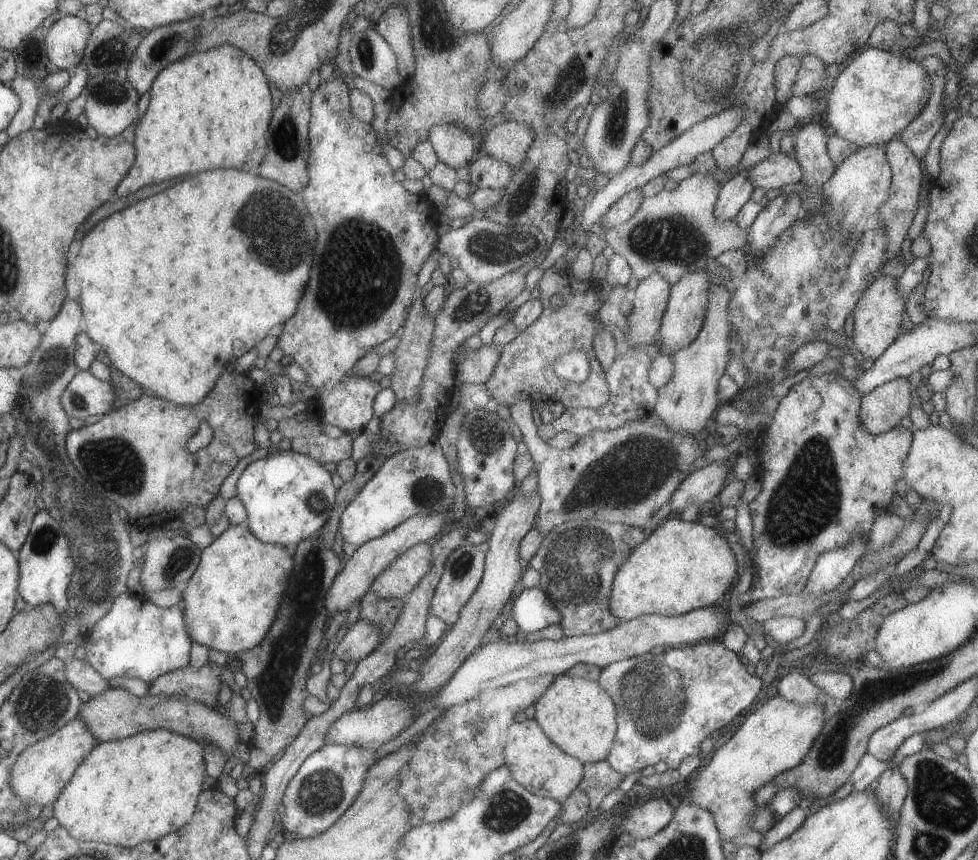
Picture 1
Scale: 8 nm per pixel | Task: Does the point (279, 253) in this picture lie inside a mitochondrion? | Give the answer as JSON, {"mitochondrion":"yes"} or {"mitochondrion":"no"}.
{"mitochondrion":"yes"}

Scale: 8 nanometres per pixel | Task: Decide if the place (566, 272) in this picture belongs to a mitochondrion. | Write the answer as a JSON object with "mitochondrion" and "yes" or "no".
{"mitochondrion":"no"}

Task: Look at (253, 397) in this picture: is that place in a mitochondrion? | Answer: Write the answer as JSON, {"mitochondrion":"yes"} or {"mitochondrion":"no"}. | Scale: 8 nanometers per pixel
{"mitochondrion":"no"}

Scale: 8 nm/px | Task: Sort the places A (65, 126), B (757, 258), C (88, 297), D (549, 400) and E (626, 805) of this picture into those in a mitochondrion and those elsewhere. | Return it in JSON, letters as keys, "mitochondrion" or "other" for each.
{"A":"other","B":"other","C":"other","D":"other","E":"other"}

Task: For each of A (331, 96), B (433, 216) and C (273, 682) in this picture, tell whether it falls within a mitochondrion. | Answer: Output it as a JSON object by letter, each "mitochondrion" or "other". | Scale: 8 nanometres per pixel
{"A":"other","B":"other","C":"mitochondrion"}

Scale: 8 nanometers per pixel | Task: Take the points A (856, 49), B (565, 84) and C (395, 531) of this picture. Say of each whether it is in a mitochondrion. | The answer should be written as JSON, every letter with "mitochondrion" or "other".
{"A":"other","B":"mitochondrion","C":"other"}

